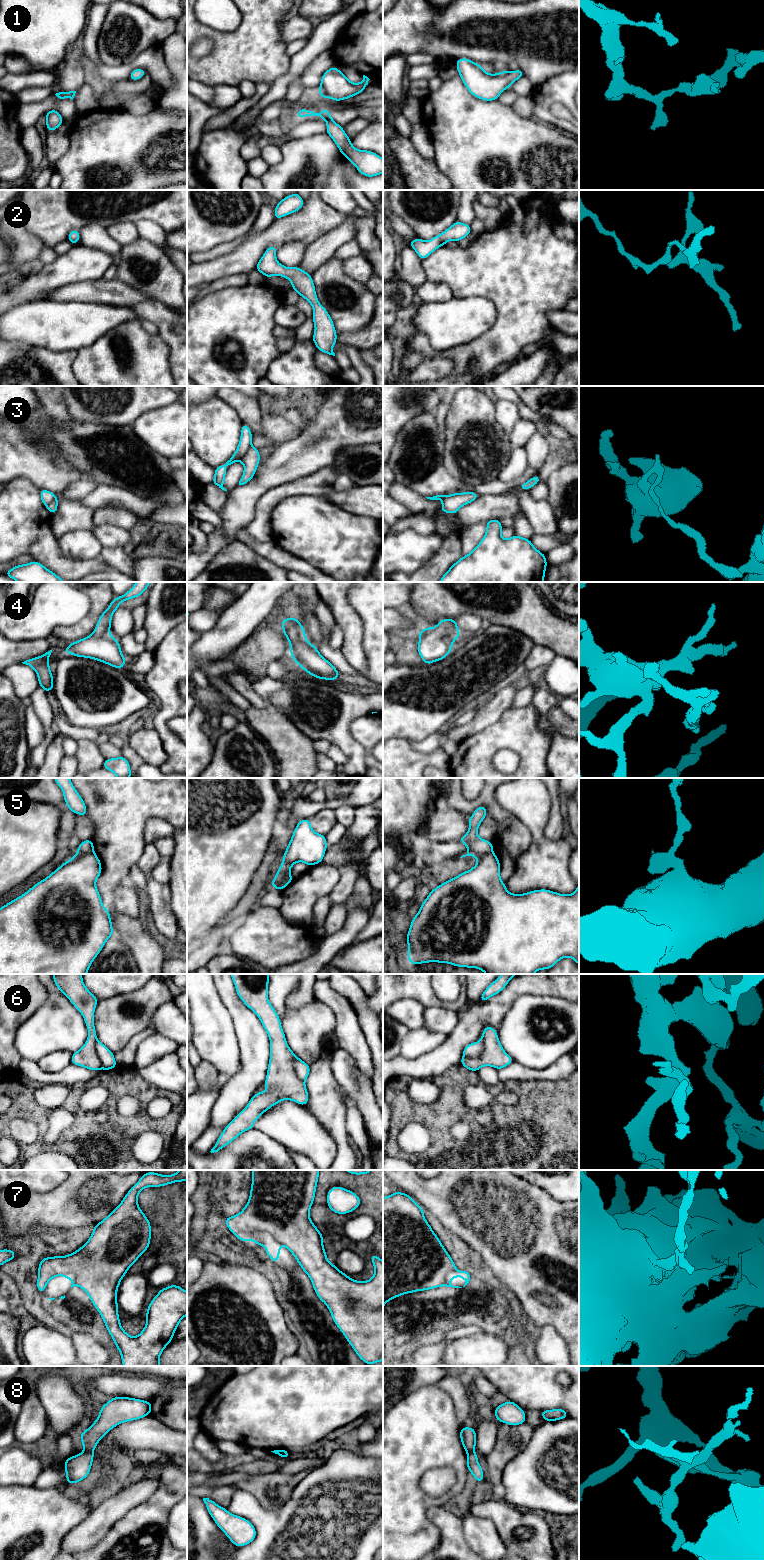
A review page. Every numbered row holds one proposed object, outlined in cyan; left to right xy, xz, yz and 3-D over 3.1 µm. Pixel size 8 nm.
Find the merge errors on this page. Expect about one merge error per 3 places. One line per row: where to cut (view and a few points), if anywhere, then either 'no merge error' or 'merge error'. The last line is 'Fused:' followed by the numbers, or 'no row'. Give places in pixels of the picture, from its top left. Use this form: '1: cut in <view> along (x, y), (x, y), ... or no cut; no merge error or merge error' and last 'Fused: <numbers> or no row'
1: no cut; no merge error
2: no cut; no merge error
3: cut in xz along (251, 445), (240, 460); merge error
4: no cut; no merge error
5: no cut; no merge error
6: cut in yz along (482, 1042), (482, 1052), (479, 1055), (463, 1055); merge error
7: cut in xy along (51, 1277), (71, 1272), (75, 1276), (75, 1283), (77, 1285); merge error
8: cut in xy along (84, 1450), (92, 1452); merge error
Fused: 3, 6, 7, 8

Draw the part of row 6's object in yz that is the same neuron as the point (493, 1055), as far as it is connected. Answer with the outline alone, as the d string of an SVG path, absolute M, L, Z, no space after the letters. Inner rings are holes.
M485 1026L483 1033L481 1035L481 1040L483 1044L483 1053L478 1057L467 1057L461 1058L460 1064L471 1071L478 1072L481 1067L491 1066L500 1070L514 1060L507 1054L501 1043L497 1031L490 1026Z

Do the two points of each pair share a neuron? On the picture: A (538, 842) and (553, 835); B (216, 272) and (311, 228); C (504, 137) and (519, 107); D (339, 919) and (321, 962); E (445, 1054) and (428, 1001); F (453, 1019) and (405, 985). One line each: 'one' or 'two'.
A: two
B: one
C: two
D: two
E: two
F: two

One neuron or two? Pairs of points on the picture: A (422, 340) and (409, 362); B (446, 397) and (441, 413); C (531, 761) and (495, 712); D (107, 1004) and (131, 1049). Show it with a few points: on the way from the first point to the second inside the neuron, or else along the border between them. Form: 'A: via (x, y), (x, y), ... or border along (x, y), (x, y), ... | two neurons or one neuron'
A: border along (410, 347), (421, 356), (421, 361), (406, 374) | two neurons
B: via (446, 401), (442, 409) | one neuron
C: border along (510, 706), (495, 722), (479, 731) | two neurons
D: border along (147, 1028), (137, 1032), (122, 1048), (114, 1053) | two neurons

